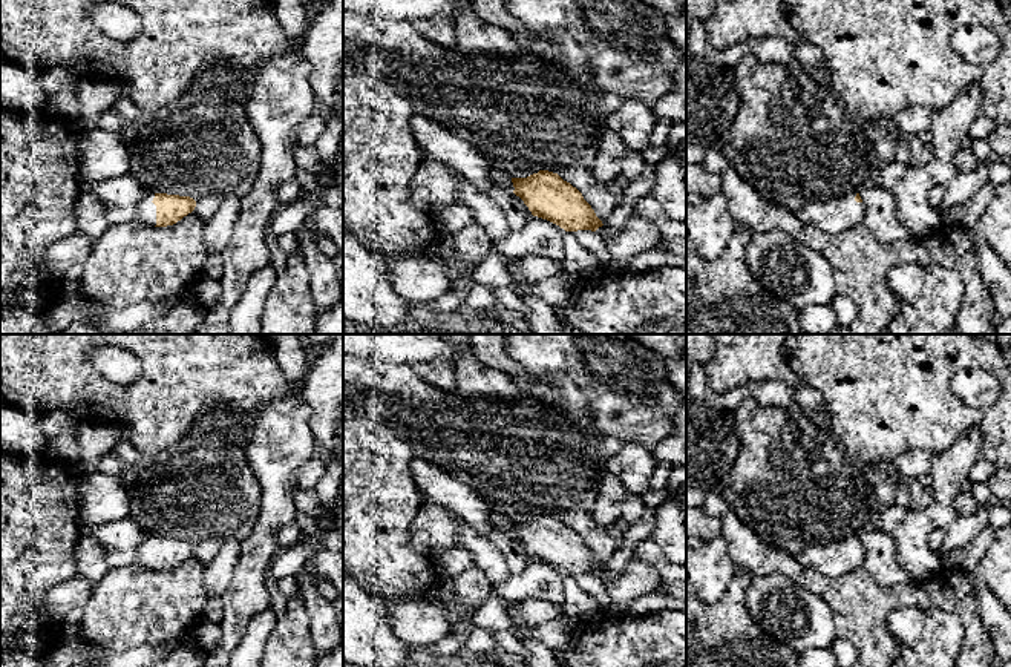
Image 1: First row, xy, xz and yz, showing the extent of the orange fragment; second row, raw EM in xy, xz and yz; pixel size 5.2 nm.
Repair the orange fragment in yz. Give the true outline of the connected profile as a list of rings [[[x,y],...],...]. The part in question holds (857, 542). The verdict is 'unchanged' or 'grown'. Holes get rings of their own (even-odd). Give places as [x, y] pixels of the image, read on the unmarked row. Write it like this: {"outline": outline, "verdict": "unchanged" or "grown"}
{"outline": [[[852,535],[823,546],[809,546],[795,558],[803,567],[813,567],[823,575],[836,578],[846,575],[858,566],[862,566],[865,550],[859,537]]], "verdict": "grown"}

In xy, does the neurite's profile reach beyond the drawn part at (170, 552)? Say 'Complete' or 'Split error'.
Split error

